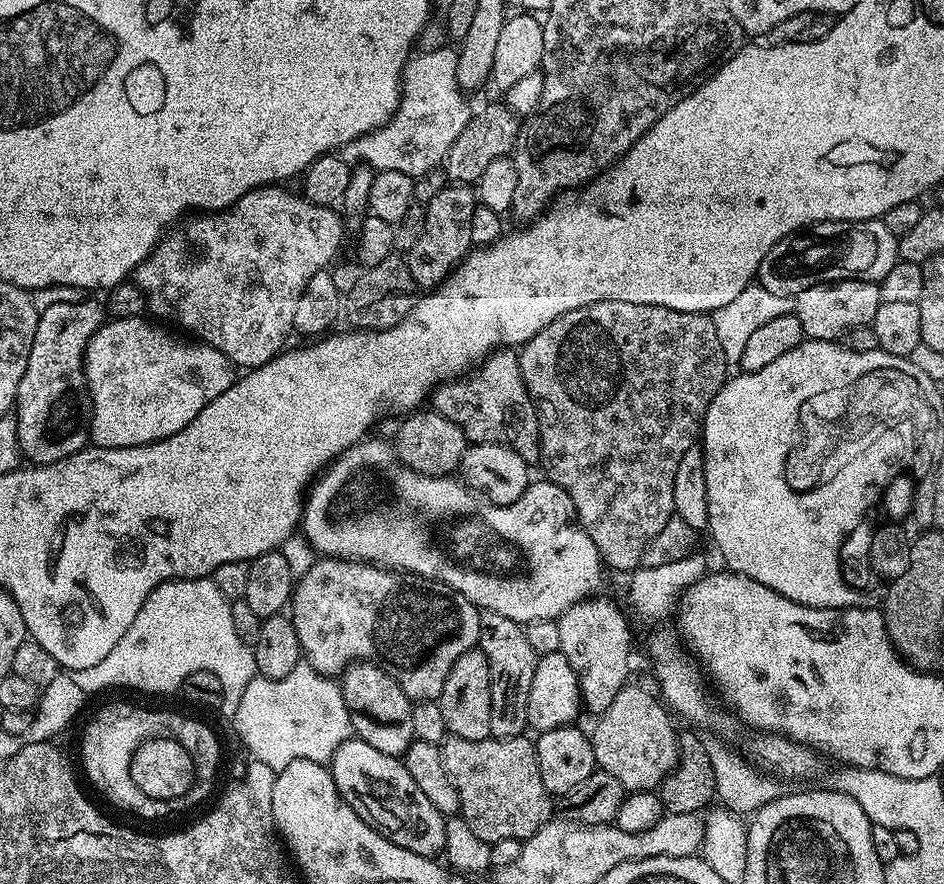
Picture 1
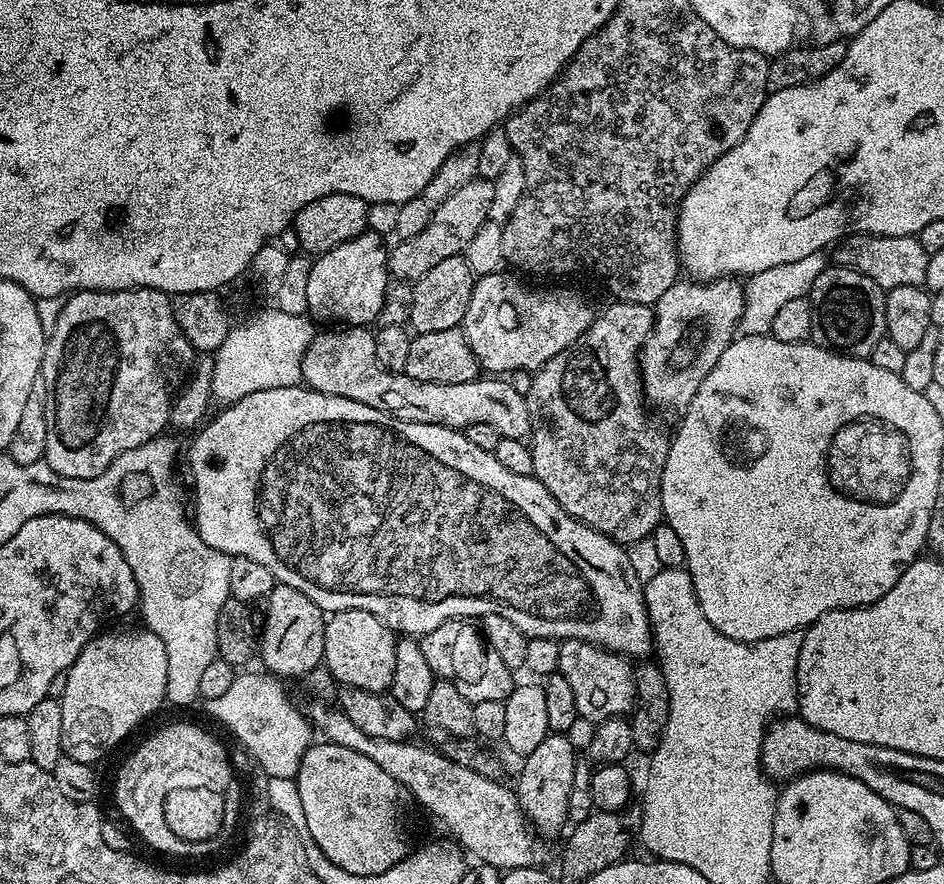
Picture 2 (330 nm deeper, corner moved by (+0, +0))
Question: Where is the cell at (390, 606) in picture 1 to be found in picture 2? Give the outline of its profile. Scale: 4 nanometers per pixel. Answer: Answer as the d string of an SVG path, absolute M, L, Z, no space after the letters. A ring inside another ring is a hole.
M471 619L447 620L438 626L438 630L430 630L420 640L422 654L426 654L426 662L430 662L430 670L437 678L454 682L462 694L462 698L471 700L473 704L478 702L490 702L491 700L505 701L512 693L514 687L513 669L498 658L487 640L483 631L476 628Z

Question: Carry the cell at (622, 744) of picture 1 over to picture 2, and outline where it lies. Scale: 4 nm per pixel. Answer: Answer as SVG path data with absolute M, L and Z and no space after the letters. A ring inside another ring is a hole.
M566 640L560 646L558 666L566 682L570 682L576 714L581 721L599 722L631 713L636 702L634 668L619 652L607 652L590 642Z

